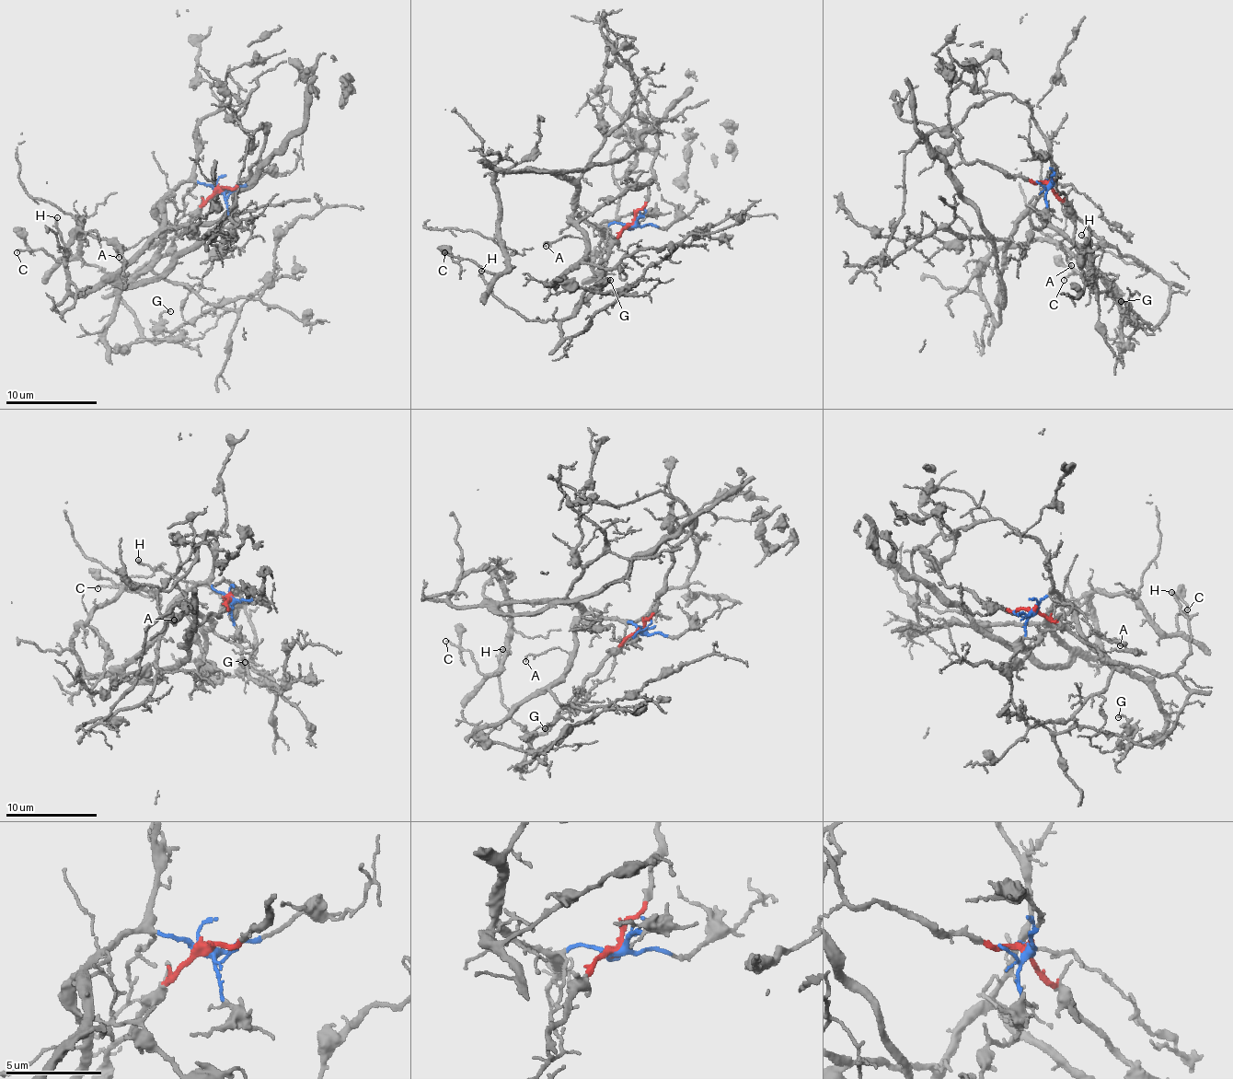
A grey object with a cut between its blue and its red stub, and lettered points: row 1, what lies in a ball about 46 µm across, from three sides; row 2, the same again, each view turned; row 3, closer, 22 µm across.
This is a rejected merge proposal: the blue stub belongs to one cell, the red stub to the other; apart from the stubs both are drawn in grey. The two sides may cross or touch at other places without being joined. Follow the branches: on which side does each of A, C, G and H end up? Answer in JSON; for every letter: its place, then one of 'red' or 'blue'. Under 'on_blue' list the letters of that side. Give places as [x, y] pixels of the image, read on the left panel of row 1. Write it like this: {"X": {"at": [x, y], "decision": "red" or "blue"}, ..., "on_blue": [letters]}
{"A": {"at": [119, 257], "decision": "blue"}, "C": {"at": [17, 252], "decision": "blue"}, "G": {"at": [170, 311], "decision": "red"}, "H": {"at": [57, 217], "decision": "red"}, "on_blue": ["A", "C"]}

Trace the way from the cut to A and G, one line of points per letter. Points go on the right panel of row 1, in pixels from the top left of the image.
A: (1050, 183), (1044, 183), (1034, 207), (1063, 234), (1064, 239), (1059, 242), (1072, 264)
G: (1050, 183), (1092, 229), (1167, 283), (1170, 300), (1157, 327), (1128, 316), (1122, 300)

